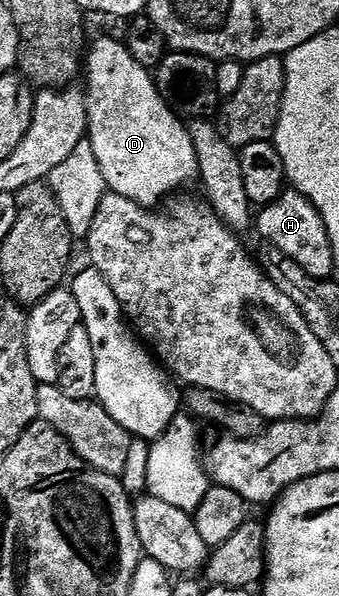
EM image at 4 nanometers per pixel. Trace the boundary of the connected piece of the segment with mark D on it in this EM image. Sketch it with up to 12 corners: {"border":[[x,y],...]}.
{"border":[[126,43],[85,56],[108,189],[155,210],[199,180],[188,125]]}

